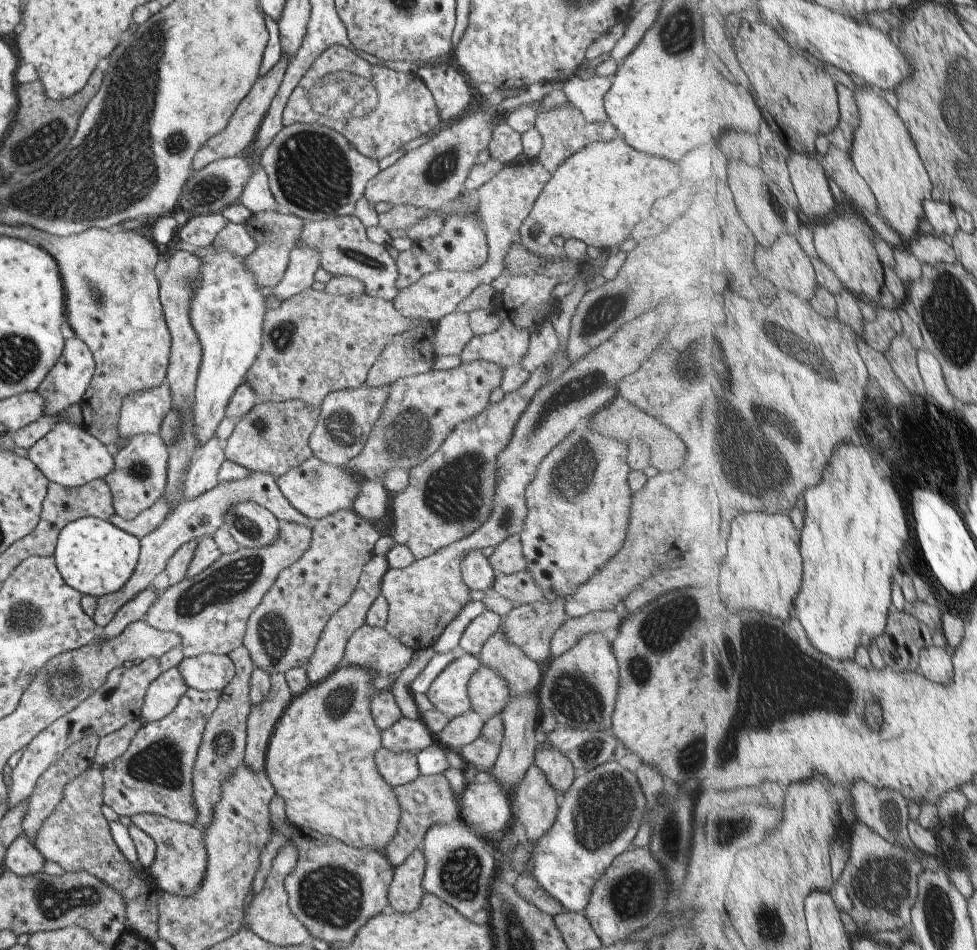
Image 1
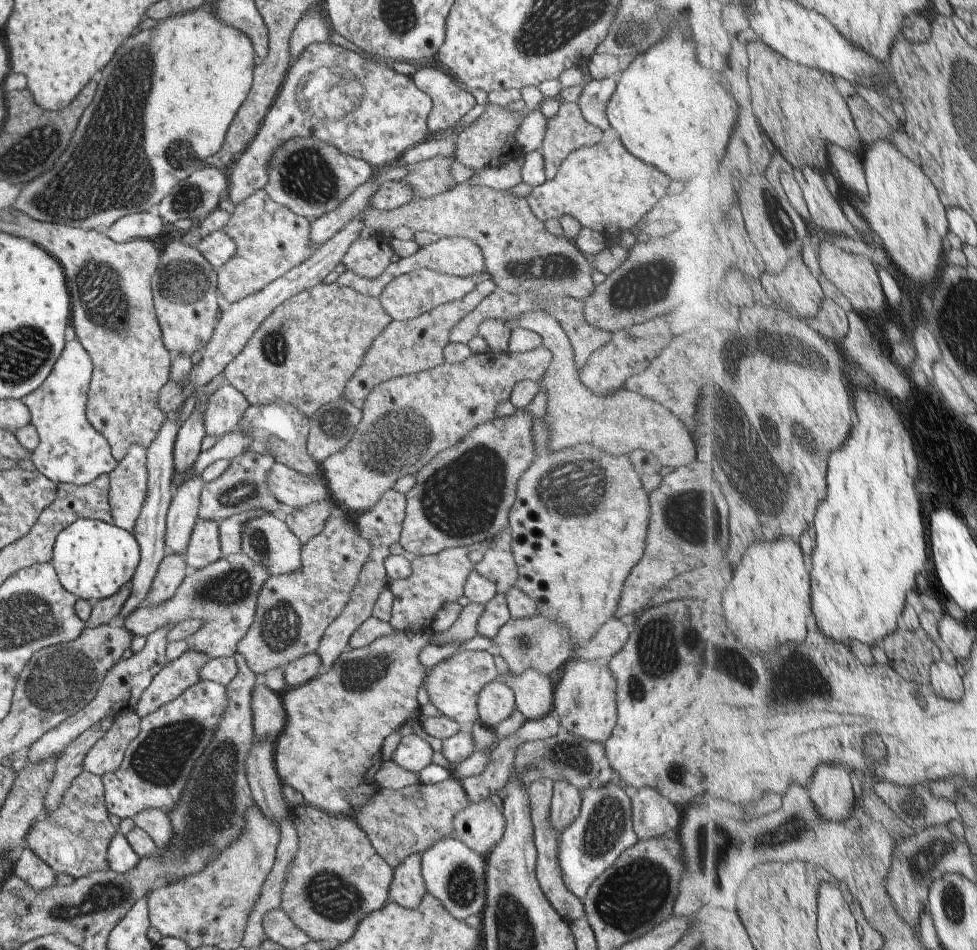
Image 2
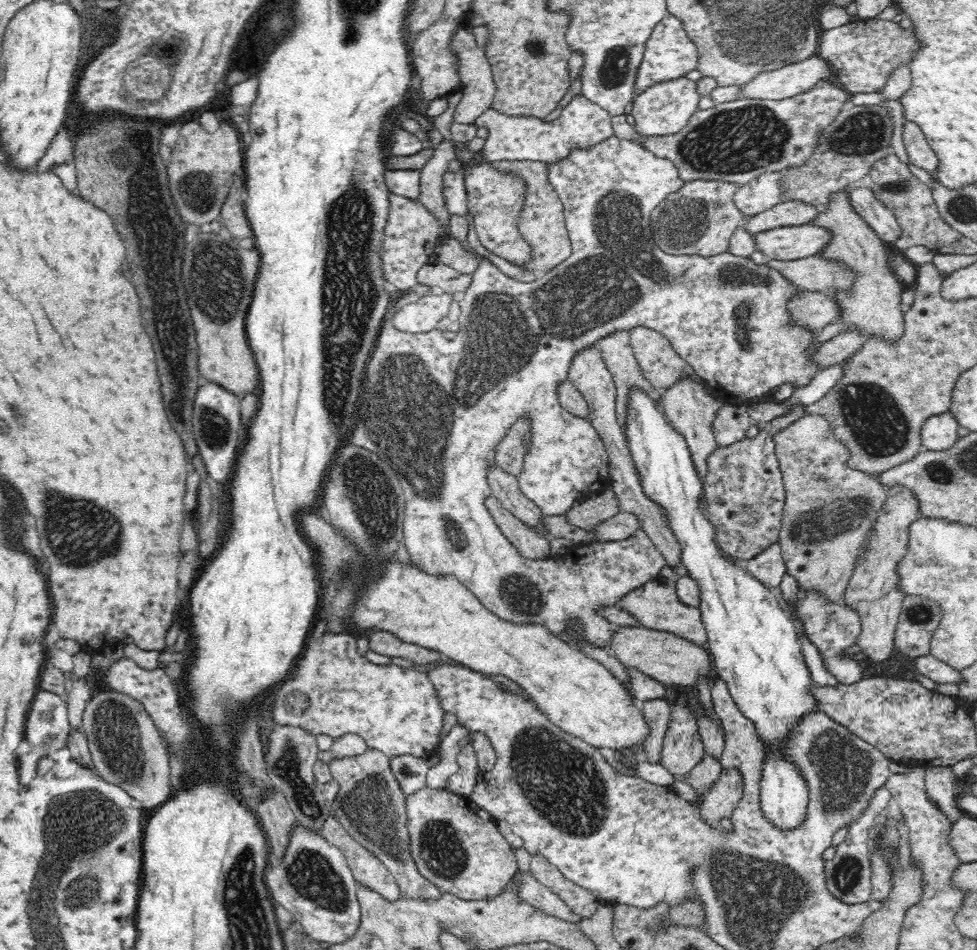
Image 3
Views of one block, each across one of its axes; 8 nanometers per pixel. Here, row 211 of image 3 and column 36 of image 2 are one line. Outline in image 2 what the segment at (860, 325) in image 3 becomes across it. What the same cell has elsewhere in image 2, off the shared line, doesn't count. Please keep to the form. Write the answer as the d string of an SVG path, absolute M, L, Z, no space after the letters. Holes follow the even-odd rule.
M82 771L70 783L60 806L54 811L43 813L28 830L28 848L57 873L65 873L75 879L93 872L106 872L108 848L118 828L111 821L104 798L101 776Z

